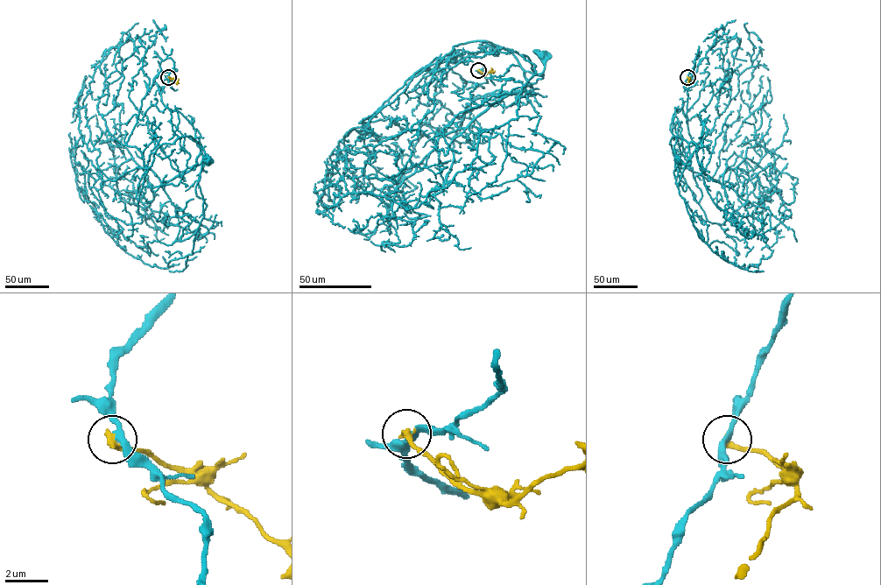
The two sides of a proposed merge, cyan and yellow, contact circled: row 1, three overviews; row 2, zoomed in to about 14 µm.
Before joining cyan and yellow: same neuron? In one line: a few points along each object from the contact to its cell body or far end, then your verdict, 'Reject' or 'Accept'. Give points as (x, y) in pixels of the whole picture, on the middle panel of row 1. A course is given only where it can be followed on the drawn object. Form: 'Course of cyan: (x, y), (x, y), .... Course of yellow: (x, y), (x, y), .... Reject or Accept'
Course of cyan: (478, 70), (487, 81), (447, 66), (409, 78), (485, 41), (531, 84), (541, 55). Course of yellow: (478, 70), (485, 74), (493, 74). Reject

